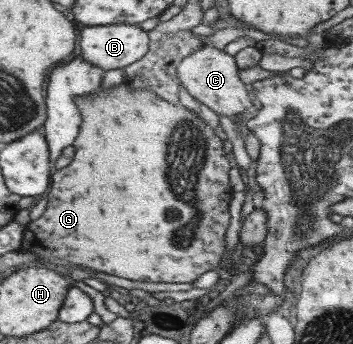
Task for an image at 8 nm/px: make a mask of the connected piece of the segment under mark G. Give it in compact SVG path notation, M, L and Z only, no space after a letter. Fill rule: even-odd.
M124 82L113 88L100 87L95 94L79 98L77 104L83 106L81 108L83 110L83 128L75 142L75 148L79 152L75 154L75 162L69 166L69 172L55 174L51 192L48 192L45 211L41 217L26 225L21 251L30 253L34 256L34 260L39 262L51 262L57 266L72 266L81 270L88 267L95 271L141 282L192 283L203 272L213 270L217 266L217 262L220 262L219 258L223 252L223 234L225 234L227 222L229 222L227 204L231 198L231 186L227 184L227 172L229 172L229 168L232 168L225 158L219 138L215 138L215 134L213 134L214 130L203 122L199 114L195 114L187 106L171 104L147 88L131 88L128 83Z

